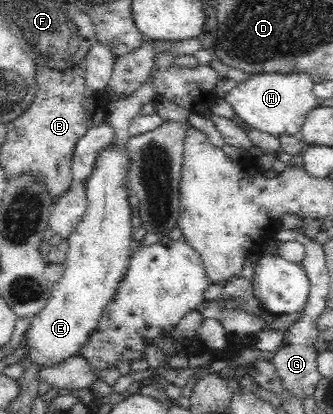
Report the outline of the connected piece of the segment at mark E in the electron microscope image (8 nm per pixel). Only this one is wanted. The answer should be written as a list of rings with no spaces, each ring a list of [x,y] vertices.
[[[110,150],[98,156],[96,160],[96,166],[84,186],[88,197],[88,212],[81,217],[72,234],[65,238],[68,248],[63,262],[64,274],[60,280],[51,284],[44,308],[32,317],[23,338],[26,360],[39,369],[57,368],[58,364],[64,364],[64,361],[79,355],[80,350],[84,349],[91,335],[97,330],[100,318],[104,315],[104,308],[108,307],[115,296],[114,291],[118,286],[118,280],[128,268],[129,259],[133,257],[131,250],[135,243],[130,239],[130,232],[132,232],[130,221],[135,211],[128,207],[126,202],[126,178],[124,178],[124,170],[127,177],[129,160],[126,160],[124,152],[118,152],[118,150]]]

